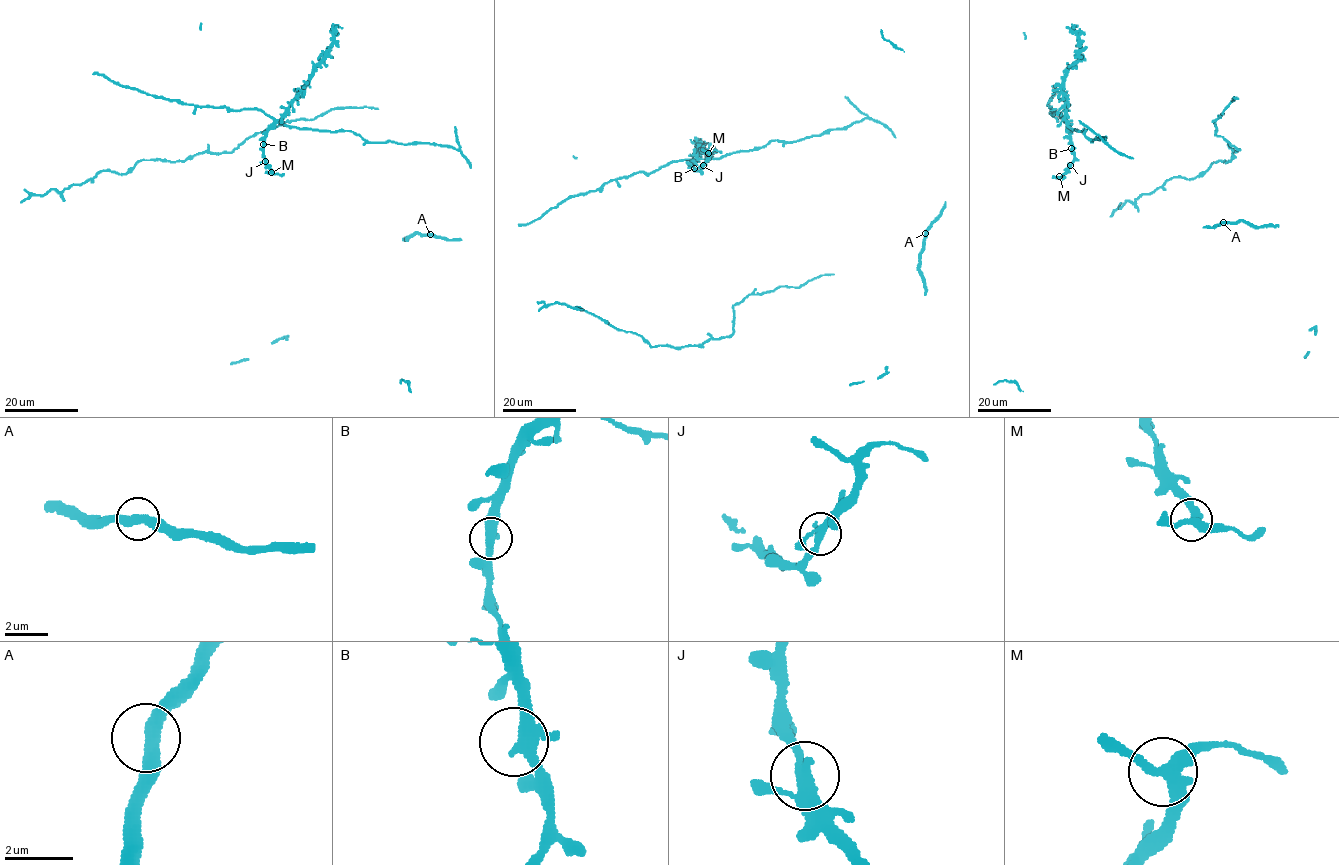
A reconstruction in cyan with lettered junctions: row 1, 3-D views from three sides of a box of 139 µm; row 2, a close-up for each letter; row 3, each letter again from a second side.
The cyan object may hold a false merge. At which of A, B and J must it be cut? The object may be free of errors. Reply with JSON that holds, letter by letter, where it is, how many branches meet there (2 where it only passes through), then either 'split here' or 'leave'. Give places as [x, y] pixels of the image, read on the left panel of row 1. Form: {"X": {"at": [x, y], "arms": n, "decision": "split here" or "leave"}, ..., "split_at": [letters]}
{"A": {"at": [430, 234], "arms": 2, "decision": "leave"}, "B": {"at": [263, 144], "arms": 3, "decision": "leave"}, "J": {"at": [265, 161], "arms": 3, "decision": "leave"}, "split_at": []}

